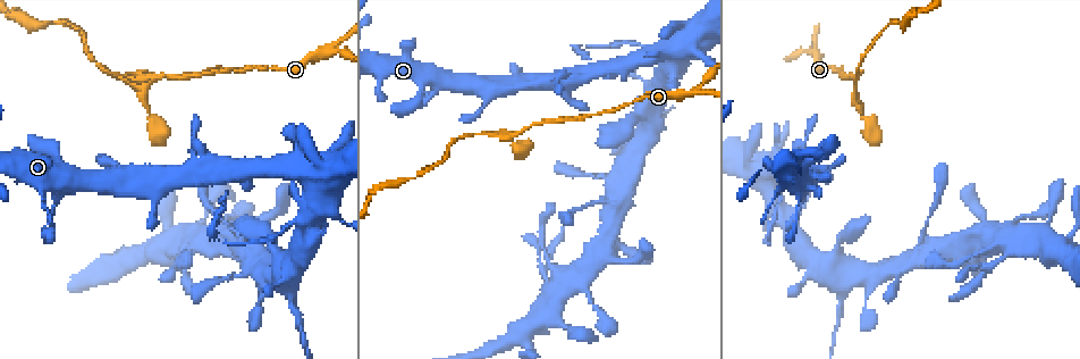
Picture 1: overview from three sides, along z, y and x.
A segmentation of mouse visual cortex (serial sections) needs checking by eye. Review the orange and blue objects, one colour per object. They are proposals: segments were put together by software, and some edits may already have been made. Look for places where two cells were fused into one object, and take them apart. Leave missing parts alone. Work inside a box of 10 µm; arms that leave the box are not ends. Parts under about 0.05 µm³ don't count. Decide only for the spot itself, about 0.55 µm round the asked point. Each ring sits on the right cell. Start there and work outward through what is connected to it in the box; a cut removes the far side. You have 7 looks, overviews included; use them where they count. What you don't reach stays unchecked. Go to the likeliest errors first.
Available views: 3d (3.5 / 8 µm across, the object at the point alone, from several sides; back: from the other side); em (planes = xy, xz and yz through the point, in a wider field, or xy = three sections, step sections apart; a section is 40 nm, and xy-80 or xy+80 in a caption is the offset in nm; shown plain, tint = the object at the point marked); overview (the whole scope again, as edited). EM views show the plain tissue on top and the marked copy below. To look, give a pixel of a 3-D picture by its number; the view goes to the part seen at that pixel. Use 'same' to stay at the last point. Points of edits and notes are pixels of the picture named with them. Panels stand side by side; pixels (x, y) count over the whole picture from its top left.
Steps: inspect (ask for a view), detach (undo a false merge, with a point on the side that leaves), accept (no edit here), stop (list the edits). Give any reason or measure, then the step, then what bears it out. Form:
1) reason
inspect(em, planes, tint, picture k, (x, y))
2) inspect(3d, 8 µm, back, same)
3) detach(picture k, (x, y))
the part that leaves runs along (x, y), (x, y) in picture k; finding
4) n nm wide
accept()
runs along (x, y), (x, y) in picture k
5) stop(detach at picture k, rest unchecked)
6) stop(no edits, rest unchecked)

inspect(3d, 3.5 µm, picture 1, (508, 135))

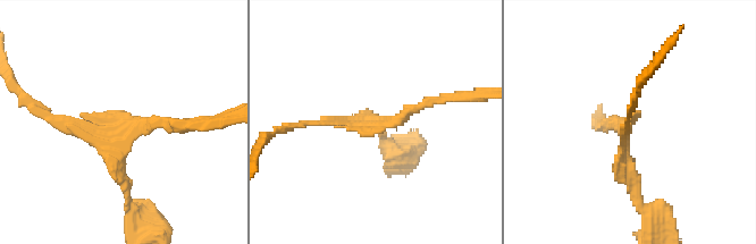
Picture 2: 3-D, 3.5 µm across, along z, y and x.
now the EM
inspect(em, xy, step 2, tint, picture 2, (120, 142))

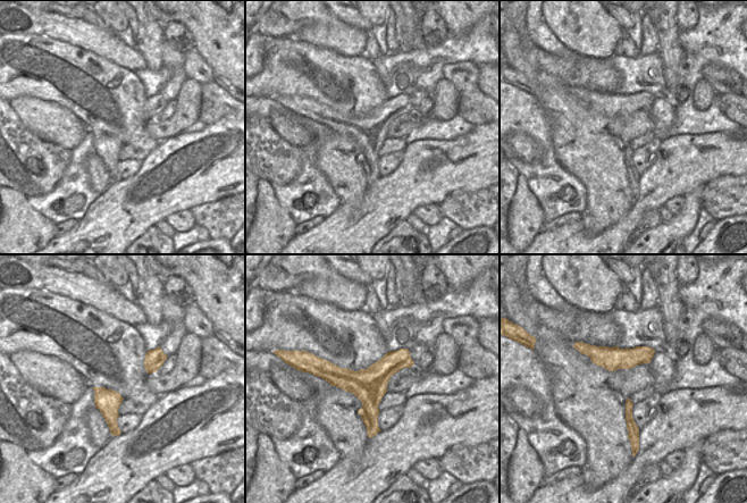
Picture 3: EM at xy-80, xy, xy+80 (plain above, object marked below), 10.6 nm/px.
accept()
runs along (410, 362), (376, 377), (324, 375) in picture 3; one cell here

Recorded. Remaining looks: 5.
small branch off a trunk
inspect(3d, 3.5 µm, picture 1, (784, 220))

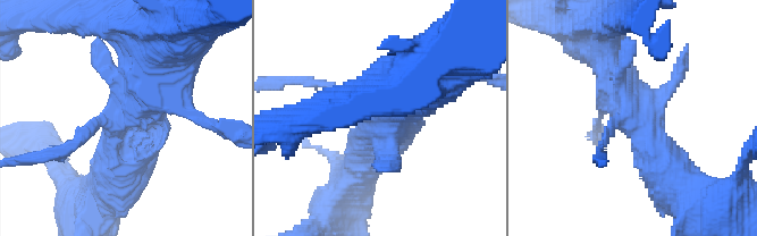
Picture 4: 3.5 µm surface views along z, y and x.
need the tissue
inspect(em, xy, step 5, tint, picture 4, (118, 117))

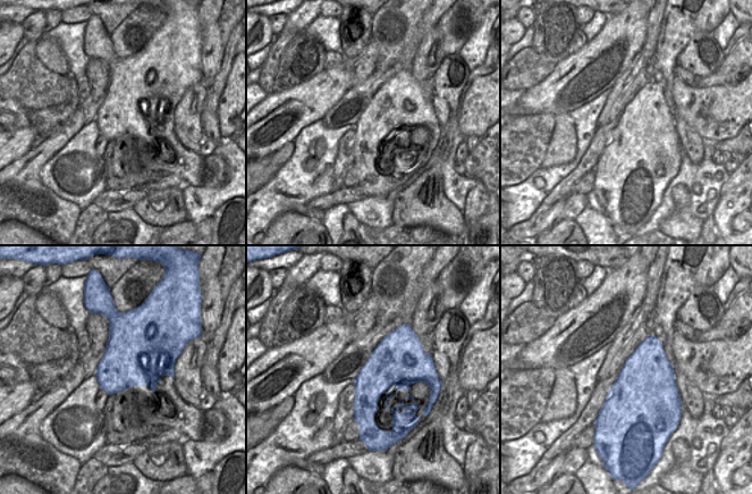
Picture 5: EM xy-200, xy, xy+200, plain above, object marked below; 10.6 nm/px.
accept()
all the same cell

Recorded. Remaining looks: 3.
a fork
inspect(3d, 3.5 µm, back, picture 1, (694, 92))

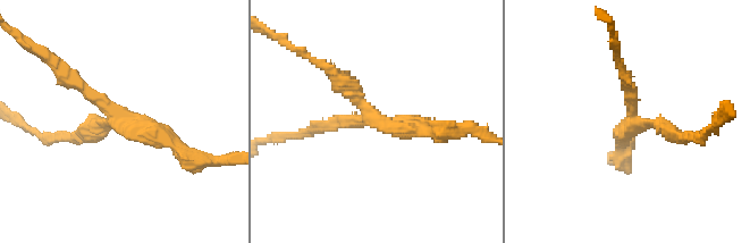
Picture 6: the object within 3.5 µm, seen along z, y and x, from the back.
3 arms; arms of 150, 200, 200 nm
inspect(em, xy, step 2, tint, picture 6, (628, 127))

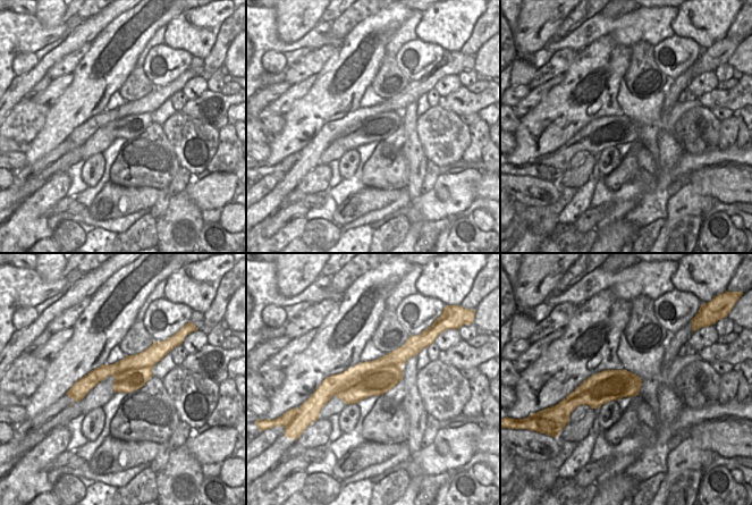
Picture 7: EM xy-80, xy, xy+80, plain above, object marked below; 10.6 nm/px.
detach(picture 6, (333, 125))
the part that leaves runs along (361, 122), (329, 124), (326, 130) in picture 6; two cells meet here

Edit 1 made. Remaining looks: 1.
stop(detach at picture 6, rest unchecked)

